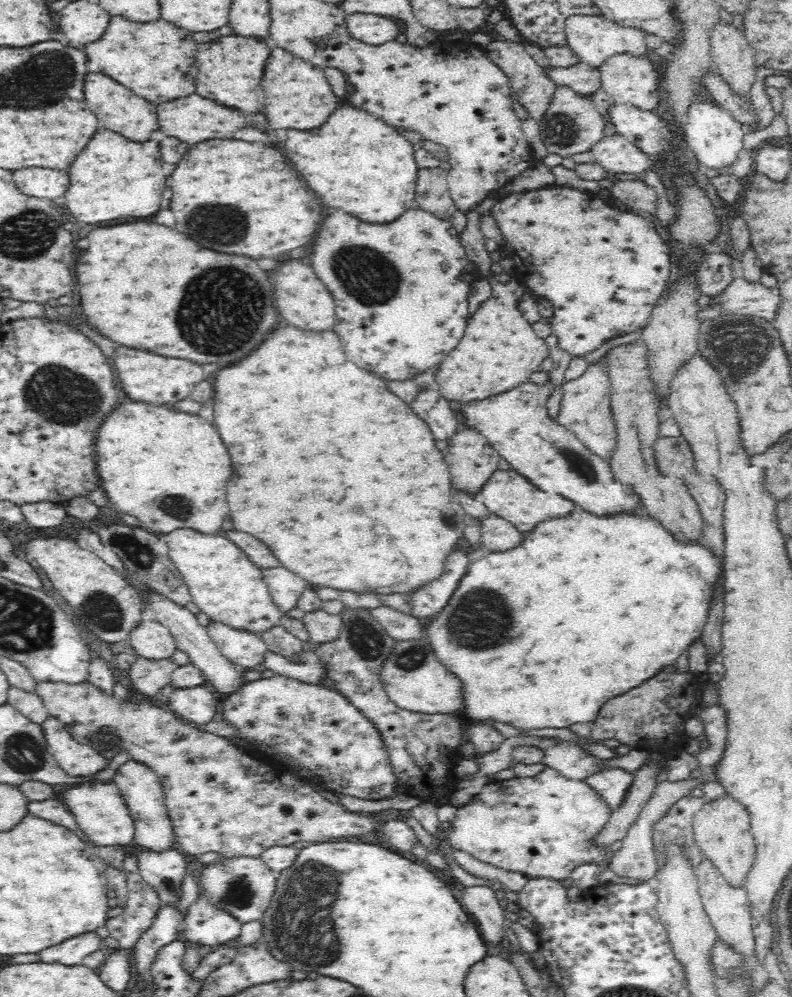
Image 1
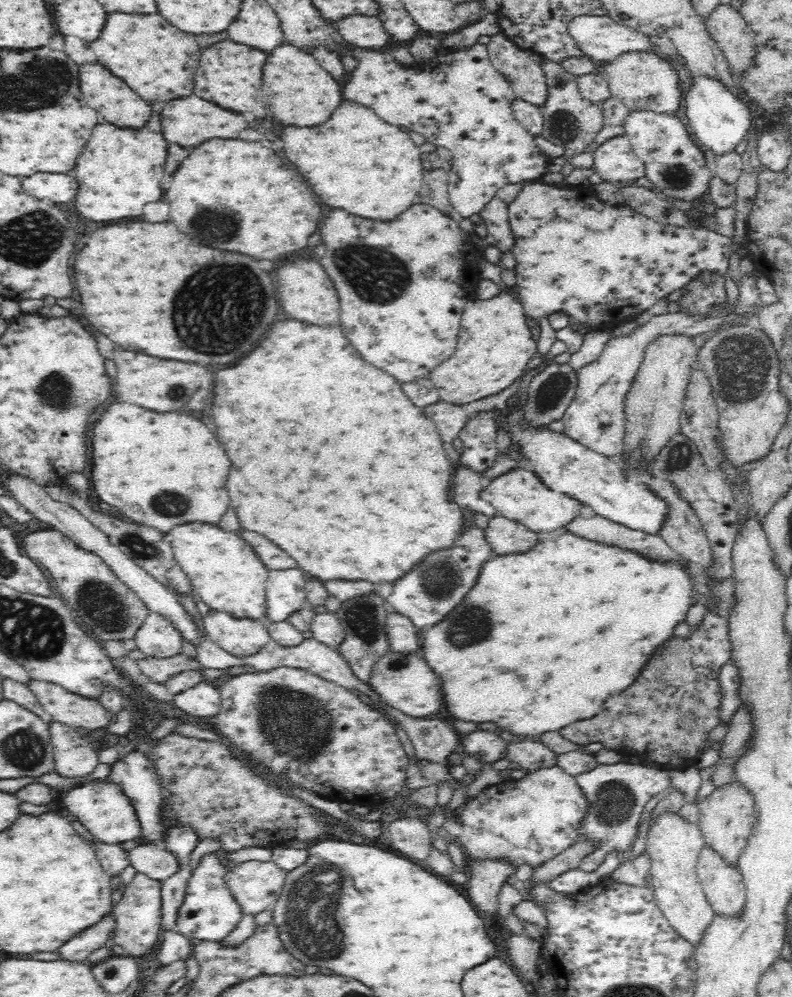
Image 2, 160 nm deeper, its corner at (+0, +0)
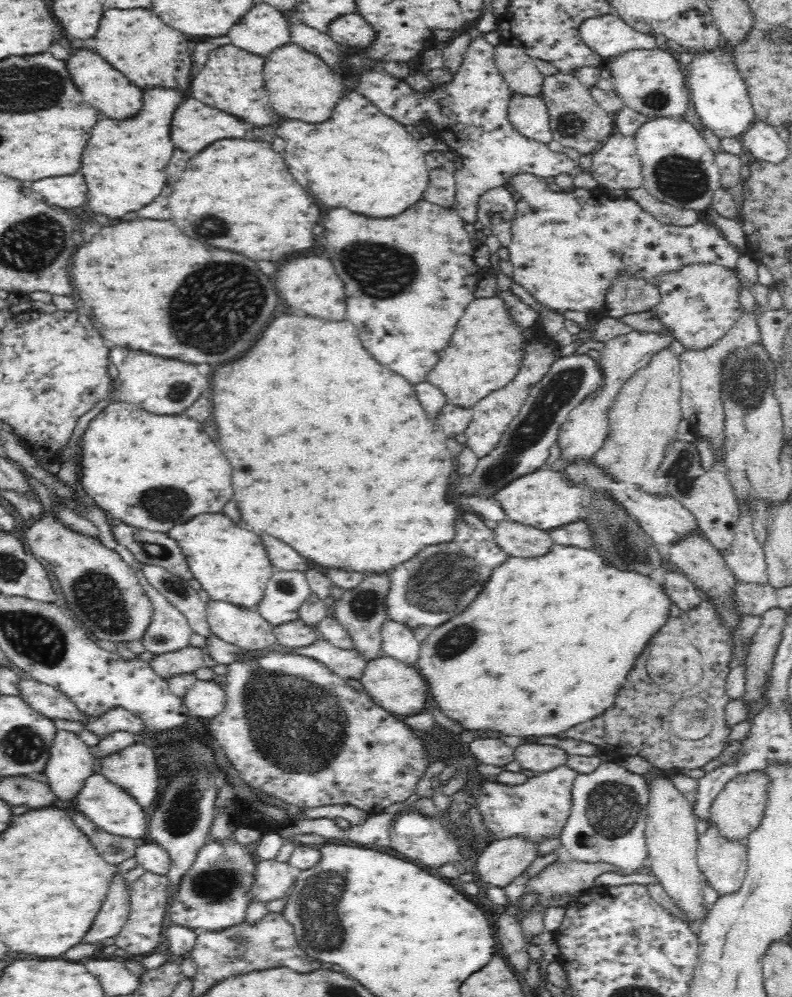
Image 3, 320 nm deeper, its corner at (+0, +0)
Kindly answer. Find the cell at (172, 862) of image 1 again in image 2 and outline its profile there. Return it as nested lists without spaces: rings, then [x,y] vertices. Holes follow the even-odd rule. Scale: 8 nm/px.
[[[148,843],[137,845],[127,851],[130,865],[134,866],[138,873],[158,881],[162,884],[176,875],[180,862],[172,851],[161,849],[156,844]]]

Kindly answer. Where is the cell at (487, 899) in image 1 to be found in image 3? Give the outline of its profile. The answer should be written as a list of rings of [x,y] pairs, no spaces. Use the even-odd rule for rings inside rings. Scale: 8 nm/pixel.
[[[519,836],[490,842],[476,860],[477,884],[485,888],[506,888],[536,858],[537,846]]]

